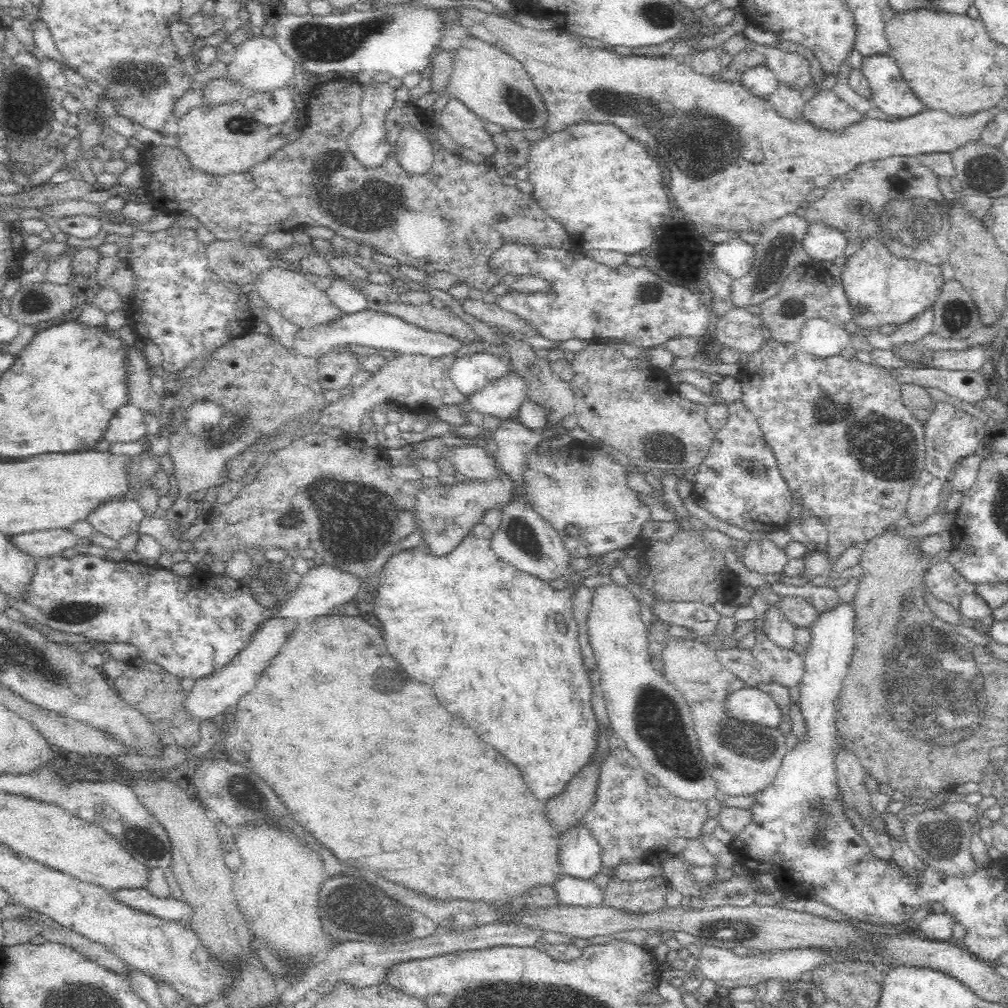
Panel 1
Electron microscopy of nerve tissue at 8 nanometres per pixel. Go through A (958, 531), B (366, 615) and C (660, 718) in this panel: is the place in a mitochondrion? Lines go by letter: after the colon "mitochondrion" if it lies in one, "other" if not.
A: other
B: other
C: mitochondrion

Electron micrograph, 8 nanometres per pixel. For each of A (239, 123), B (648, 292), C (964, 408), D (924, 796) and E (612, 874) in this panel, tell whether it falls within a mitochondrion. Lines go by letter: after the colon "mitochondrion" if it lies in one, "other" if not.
A: mitochondrion
B: mitochondrion
C: other
D: other
E: other

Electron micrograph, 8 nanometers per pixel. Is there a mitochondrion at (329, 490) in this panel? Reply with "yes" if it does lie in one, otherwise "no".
yes

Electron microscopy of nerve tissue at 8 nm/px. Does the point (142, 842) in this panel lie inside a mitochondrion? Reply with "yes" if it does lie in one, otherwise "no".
yes

